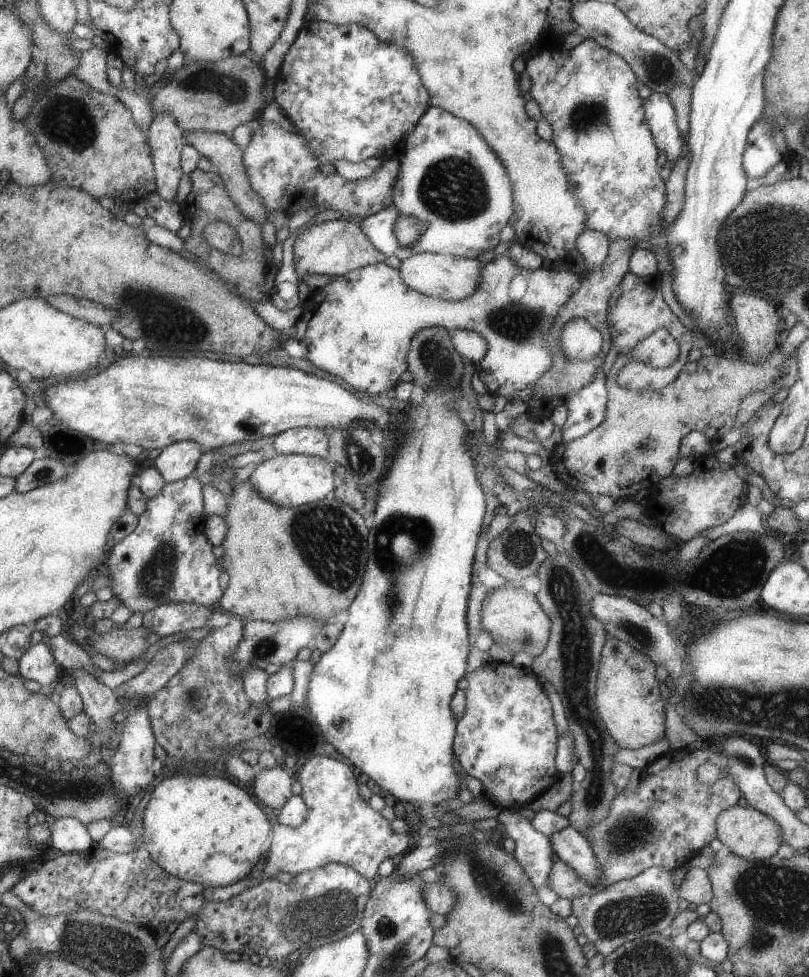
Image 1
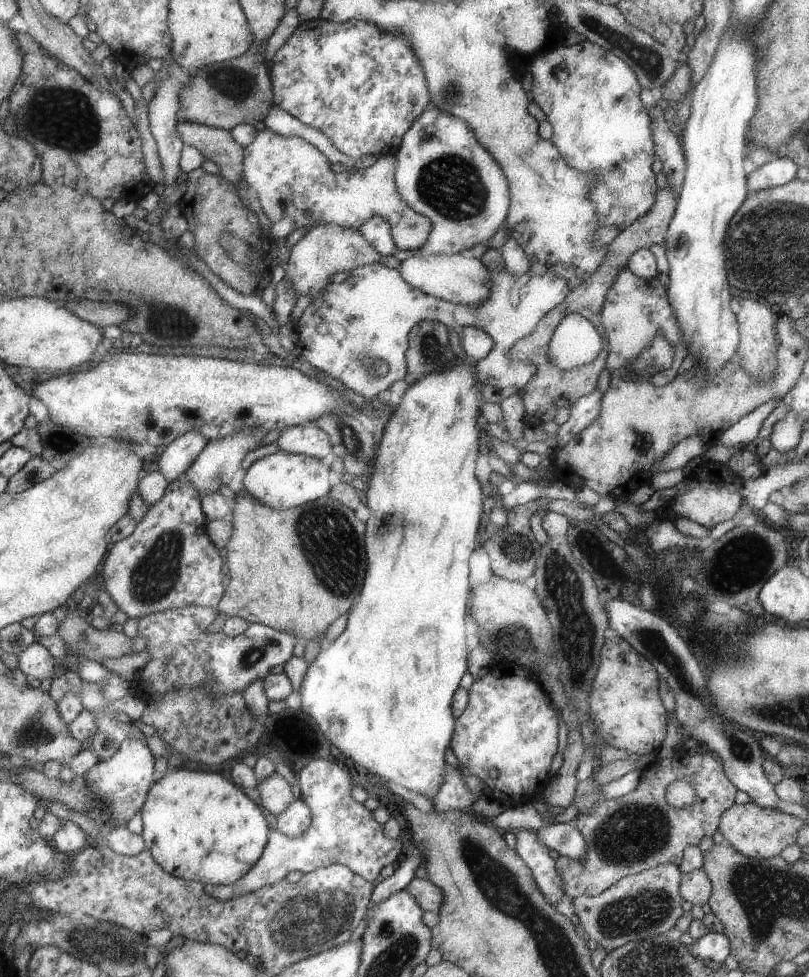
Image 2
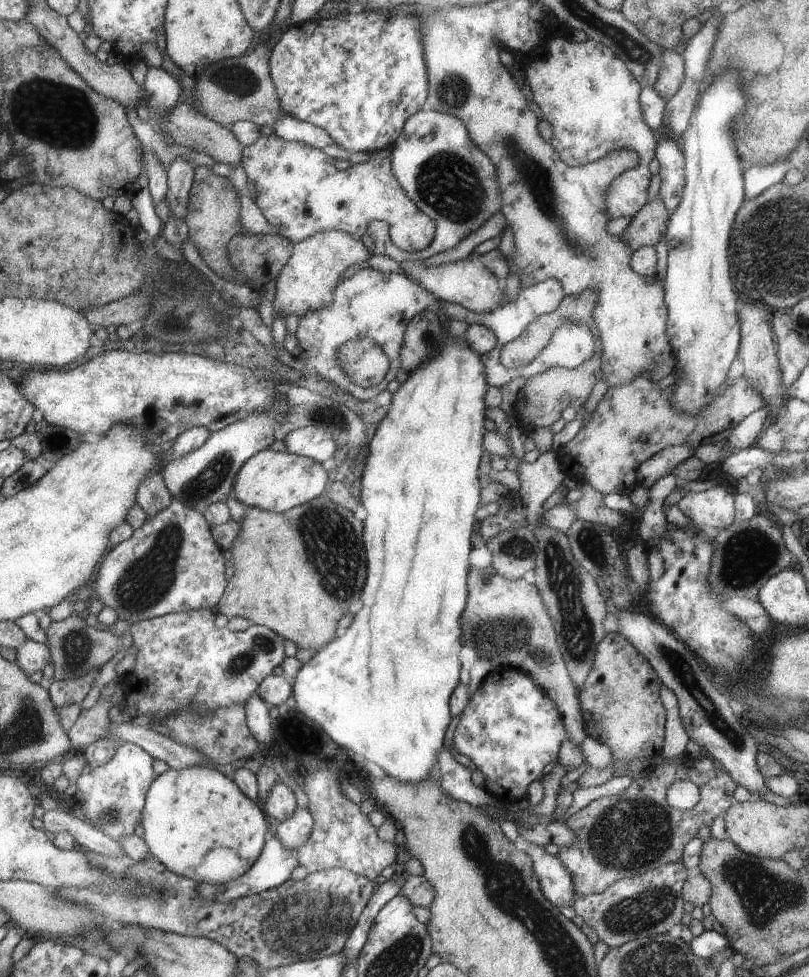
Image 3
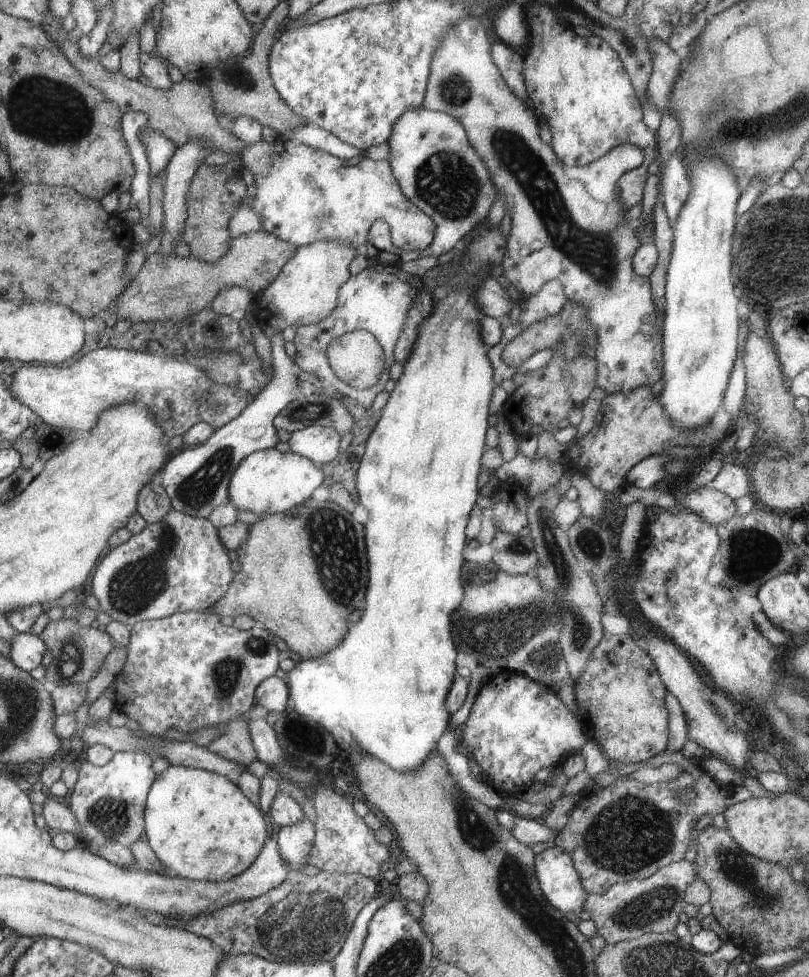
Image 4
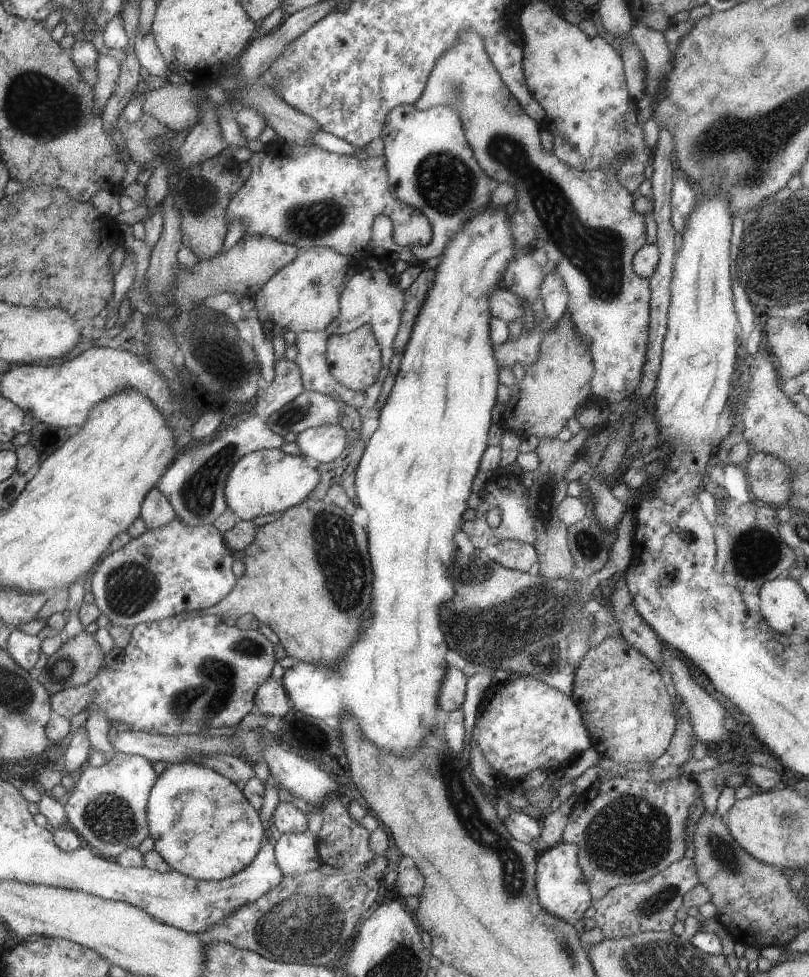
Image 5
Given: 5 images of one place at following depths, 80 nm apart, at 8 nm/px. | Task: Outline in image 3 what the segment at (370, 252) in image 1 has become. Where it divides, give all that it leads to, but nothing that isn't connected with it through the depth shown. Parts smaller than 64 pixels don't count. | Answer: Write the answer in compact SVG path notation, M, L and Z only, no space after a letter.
M335 229L321 231L307 241L295 244L293 256L275 284L272 304L274 320L280 313L284 316L297 314L303 318L309 312L327 309L334 301L337 286L344 281L345 270L349 266L358 266L370 256L368 246L365 246L361 238Z

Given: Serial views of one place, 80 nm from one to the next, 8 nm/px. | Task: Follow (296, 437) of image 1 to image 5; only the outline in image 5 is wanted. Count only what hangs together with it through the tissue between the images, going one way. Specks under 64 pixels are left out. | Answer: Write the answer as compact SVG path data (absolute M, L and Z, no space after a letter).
M337 423L307 429L297 435L295 442L305 457L313 457L322 464L331 464L346 452L351 438L347 436L347 430Z

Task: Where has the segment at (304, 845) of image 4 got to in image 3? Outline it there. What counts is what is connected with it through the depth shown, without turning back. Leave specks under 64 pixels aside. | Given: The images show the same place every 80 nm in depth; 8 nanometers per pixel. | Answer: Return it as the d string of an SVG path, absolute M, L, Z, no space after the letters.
M296 808L296 813L277 827L276 837L284 842L290 851L298 851L313 834L314 816L309 808Z

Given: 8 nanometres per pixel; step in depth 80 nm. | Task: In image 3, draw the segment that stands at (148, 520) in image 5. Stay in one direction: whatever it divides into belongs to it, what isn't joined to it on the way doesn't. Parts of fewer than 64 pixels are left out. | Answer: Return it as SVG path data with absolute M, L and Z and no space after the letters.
M161 468L149 474L140 486L137 496L138 503L149 517L154 517L165 510L174 497L161 473Z

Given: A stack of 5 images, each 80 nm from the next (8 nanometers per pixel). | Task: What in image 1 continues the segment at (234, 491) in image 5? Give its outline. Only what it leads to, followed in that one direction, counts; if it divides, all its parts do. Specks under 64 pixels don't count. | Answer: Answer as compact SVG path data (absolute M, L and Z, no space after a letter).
M278 454L265 459L250 476L255 488L266 498L284 507L311 504L335 490L335 464L325 457L302 454Z

